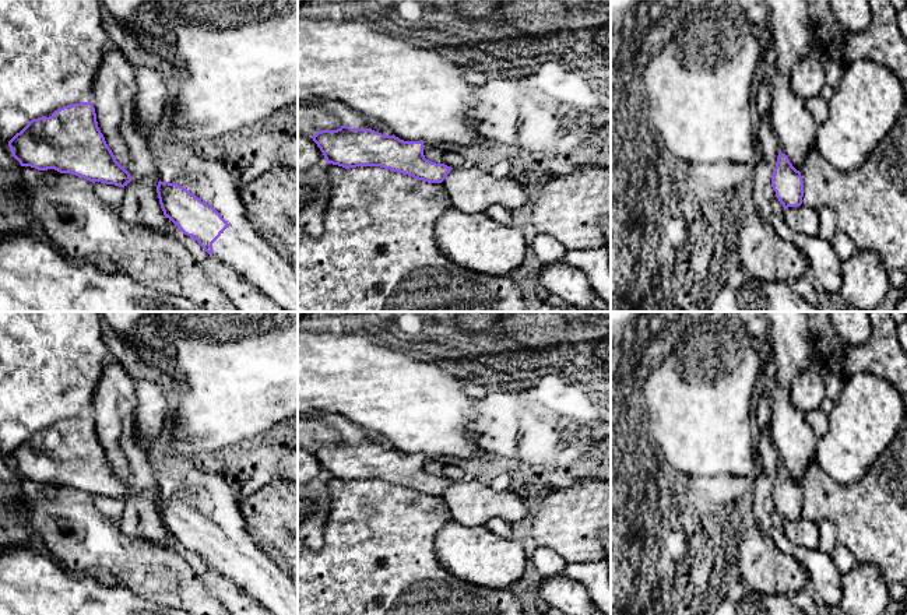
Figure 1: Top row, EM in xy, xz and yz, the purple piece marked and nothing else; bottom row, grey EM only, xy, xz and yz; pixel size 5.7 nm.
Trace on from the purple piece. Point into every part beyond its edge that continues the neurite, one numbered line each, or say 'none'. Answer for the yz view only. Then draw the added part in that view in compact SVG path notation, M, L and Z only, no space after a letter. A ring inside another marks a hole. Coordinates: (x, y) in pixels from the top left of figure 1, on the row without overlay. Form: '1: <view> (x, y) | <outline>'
none

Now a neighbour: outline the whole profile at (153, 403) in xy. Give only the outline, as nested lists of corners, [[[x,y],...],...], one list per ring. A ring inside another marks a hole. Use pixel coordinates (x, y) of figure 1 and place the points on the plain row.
[[[136,380],[136,435],[141,447],[148,451],[155,443],[162,443],[166,433],[166,415],[170,410],[172,401],[169,400],[165,390],[152,380]]]

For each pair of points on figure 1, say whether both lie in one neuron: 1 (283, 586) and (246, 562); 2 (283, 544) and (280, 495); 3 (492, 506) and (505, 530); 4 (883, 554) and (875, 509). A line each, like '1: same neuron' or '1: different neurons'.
1: same neuron
2: same neuron
3: different neurons
4: same neuron

